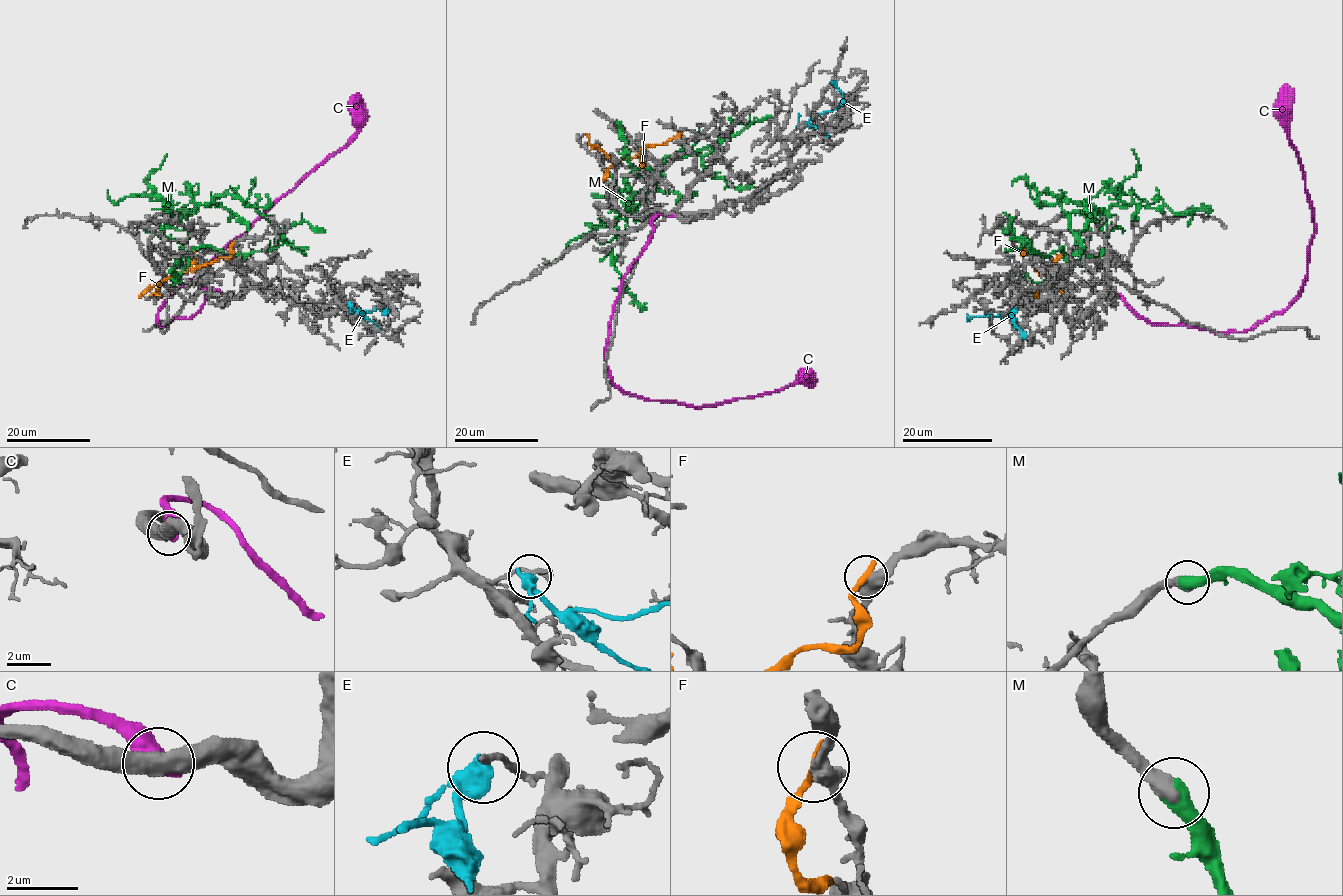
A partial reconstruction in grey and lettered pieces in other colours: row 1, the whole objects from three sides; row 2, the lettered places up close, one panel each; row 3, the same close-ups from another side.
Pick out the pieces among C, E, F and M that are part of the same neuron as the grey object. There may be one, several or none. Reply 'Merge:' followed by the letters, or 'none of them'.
Merge: M

